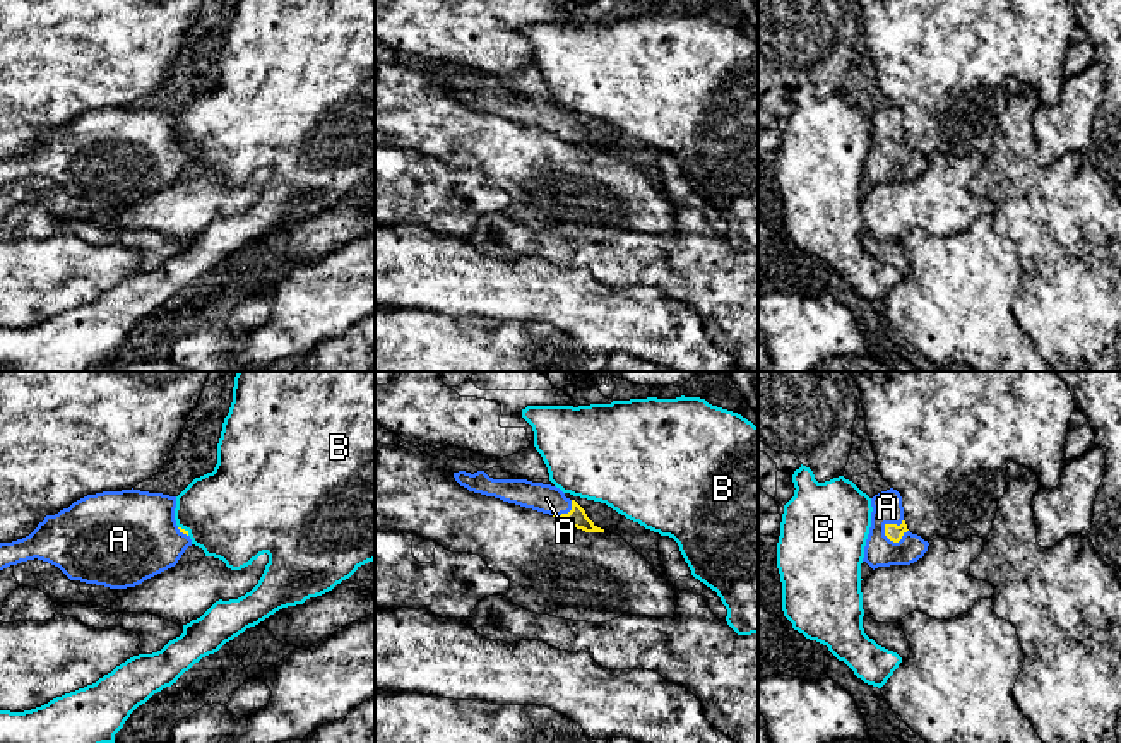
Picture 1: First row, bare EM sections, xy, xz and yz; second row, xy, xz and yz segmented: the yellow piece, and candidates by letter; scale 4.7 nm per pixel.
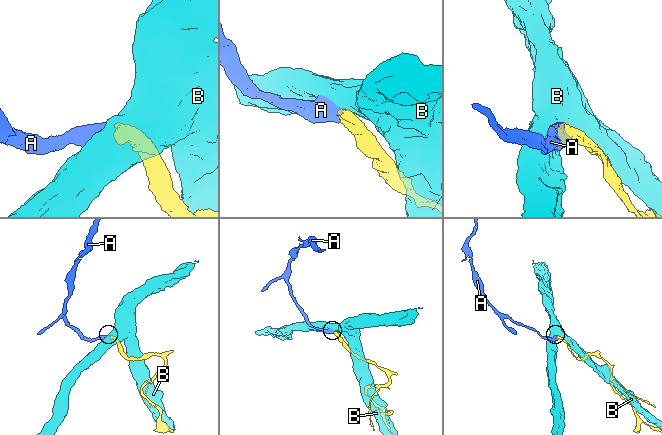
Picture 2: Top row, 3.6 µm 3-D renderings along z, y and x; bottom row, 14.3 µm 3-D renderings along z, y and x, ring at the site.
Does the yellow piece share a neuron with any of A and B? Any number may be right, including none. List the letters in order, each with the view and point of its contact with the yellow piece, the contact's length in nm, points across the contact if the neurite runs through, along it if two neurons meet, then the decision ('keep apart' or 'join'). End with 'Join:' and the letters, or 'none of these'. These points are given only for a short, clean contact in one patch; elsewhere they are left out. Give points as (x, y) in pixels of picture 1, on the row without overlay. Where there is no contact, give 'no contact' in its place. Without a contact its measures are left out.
A: yz (885, 142) | 130 nm | across yz (892, 148), (885, 142), (887, 124) | join
B: xy (183, 146) | 70 nm | keep apart
Join: A

